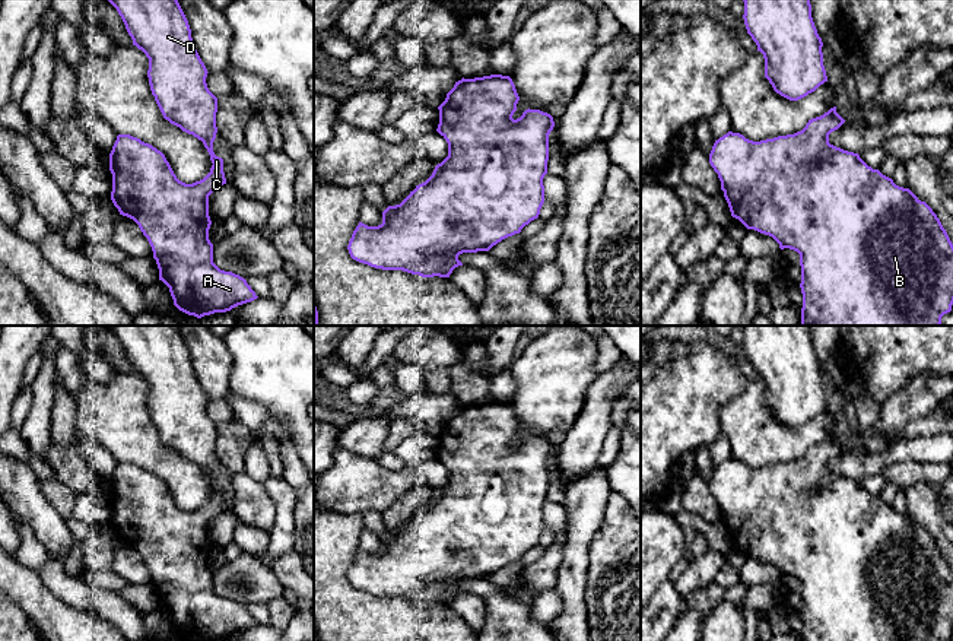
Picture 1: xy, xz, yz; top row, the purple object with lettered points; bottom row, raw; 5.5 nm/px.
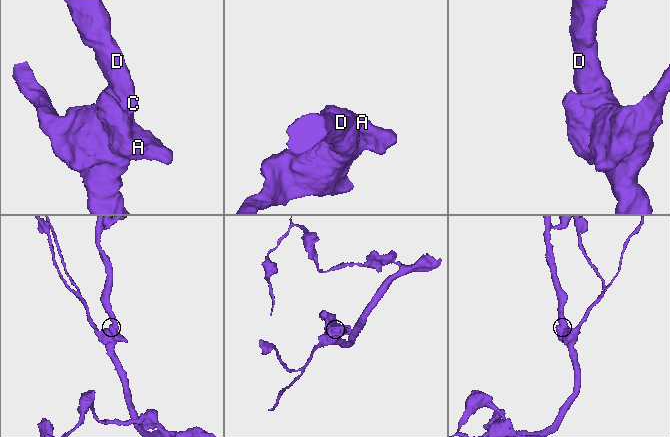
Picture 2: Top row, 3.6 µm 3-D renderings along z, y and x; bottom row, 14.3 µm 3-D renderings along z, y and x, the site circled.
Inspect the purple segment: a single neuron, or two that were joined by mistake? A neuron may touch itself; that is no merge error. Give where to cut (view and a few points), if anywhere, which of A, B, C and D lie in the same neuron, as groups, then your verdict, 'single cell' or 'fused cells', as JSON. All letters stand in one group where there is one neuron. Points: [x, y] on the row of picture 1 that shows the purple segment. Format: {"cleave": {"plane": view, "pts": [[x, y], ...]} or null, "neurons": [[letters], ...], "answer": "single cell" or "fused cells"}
{"cleave": null, "neurons": [["A", "B", "C", "D"]], "answer": "single cell"}

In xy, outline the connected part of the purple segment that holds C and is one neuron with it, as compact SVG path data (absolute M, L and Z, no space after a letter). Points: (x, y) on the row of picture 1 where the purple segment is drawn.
M178 0L108 1L121 16L126 29L133 39L133 45L142 50L149 58L149 85L163 118L180 127L182 131L201 140L213 164L210 172L203 180L193 184L185 184L177 178L169 162L161 150L130 134L118 134L109 153L109 171L112 174L111 200L118 209L120 215L133 219L147 238L153 251L153 258L156 260L159 269L159 280L162 280L169 288L174 305L180 311L201 318L215 312L226 312L238 305L251 302L258 296L247 283L247 280L232 272L220 270L213 263L213 244L209 239L209 229L212 225L209 216L209 196L217 187L226 184L226 178L223 172L223 159L216 156L213 152L213 142L217 133L217 98L207 88L206 77L209 72L194 47L188 20Z

